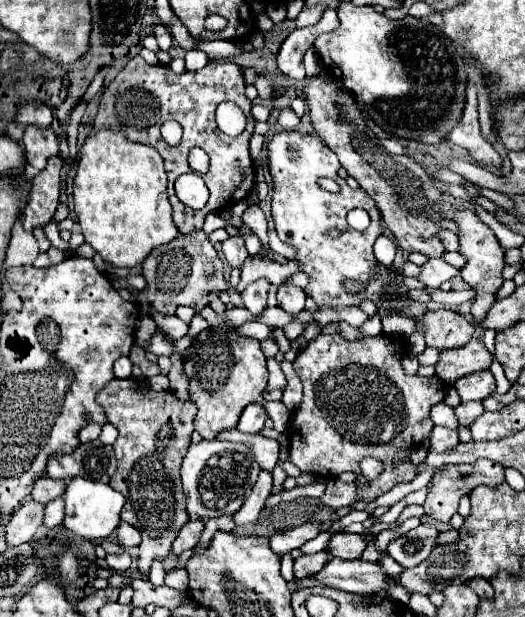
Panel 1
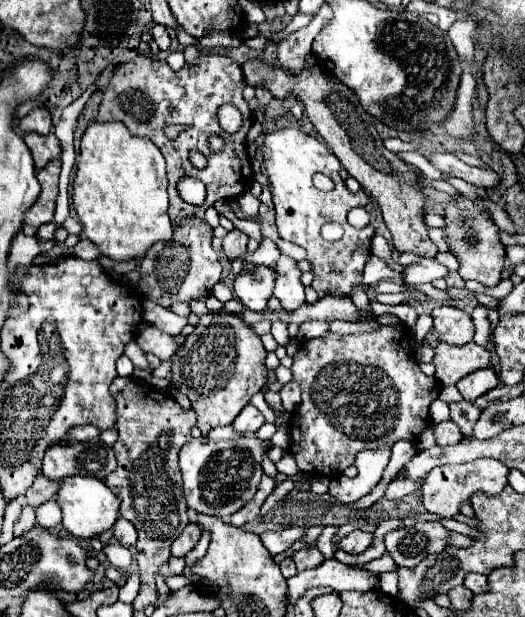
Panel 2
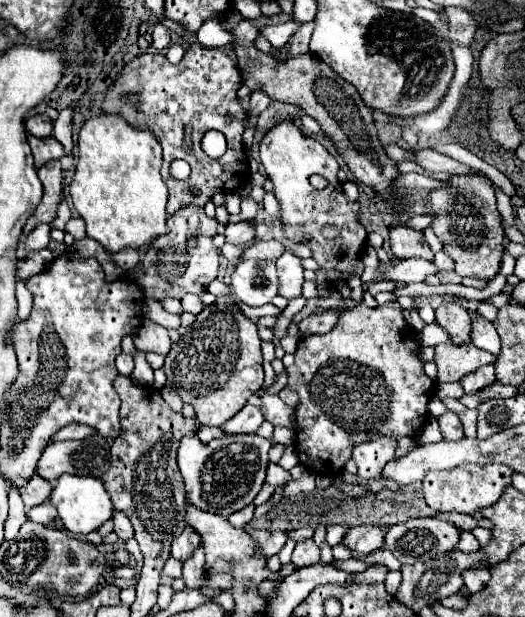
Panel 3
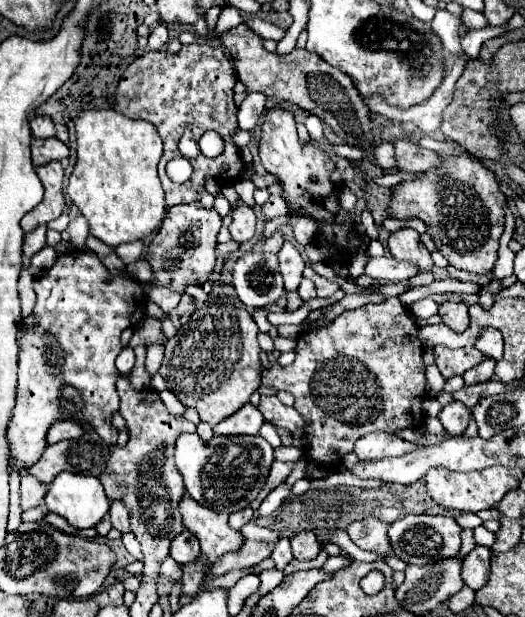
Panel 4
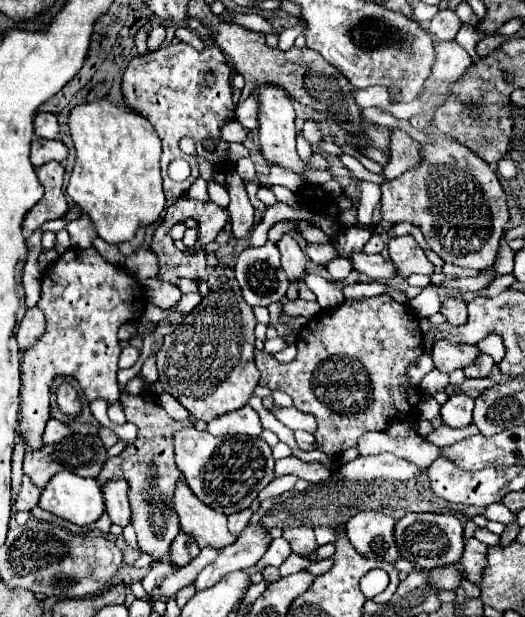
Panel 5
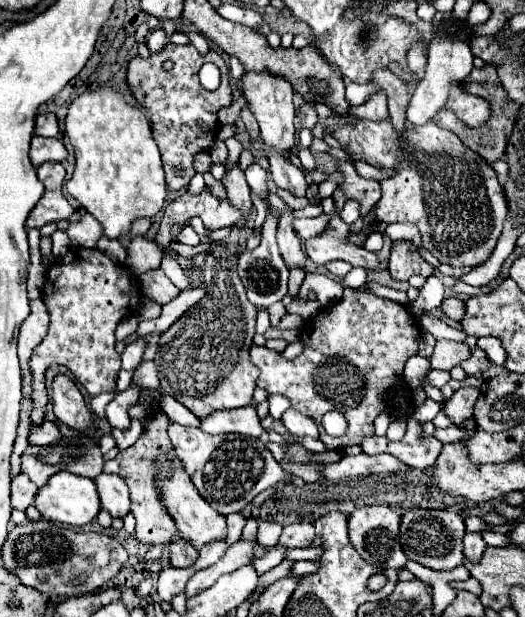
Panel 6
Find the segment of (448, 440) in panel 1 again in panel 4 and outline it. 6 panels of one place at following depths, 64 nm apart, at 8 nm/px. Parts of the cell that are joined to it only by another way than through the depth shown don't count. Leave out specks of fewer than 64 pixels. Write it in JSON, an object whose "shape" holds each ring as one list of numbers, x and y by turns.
{"shape":[[452,402,452,404,444,406,444,410,440,412,438,418,450,436,462,436,462,432,466,430,466,424,470,420,470,414,472,414,470,408,464,408,464,404,460,404,460,402]]}

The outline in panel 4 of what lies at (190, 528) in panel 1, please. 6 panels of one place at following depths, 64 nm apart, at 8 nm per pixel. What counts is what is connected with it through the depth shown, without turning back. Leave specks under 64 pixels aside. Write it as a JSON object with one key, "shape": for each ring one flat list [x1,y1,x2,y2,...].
{"shape":[[184,530,180,536,176,536,170,546,170,556,178,564,188,564,196,560,200,556,200,546,198,546,196,536,190,530]]}

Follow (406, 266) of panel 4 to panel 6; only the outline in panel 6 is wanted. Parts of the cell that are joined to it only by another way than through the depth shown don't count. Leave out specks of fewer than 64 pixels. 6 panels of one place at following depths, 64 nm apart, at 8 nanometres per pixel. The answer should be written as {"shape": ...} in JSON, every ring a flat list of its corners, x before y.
{"shape":[[340,218,330,220,330,226,332,230,326,230,322,236,306,240,306,254,312,262,326,264,332,260,346,260,364,270,380,270,380,260,376,254,346,242,348,226]]}

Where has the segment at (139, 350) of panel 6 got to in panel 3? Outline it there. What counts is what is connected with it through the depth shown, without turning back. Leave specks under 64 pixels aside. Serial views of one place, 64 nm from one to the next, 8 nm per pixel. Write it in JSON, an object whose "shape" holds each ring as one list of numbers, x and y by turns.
{"shape":[[120,354,120,356,116,358,116,368,118,368,118,372,120,372,122,376,130,376,132,370,134,370,134,358,128,356,128,354]]}

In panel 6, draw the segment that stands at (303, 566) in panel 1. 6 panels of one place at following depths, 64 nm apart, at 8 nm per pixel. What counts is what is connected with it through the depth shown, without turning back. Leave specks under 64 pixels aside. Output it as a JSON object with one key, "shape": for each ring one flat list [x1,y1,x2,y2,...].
{"shape":[[296,522,296,524,286,524,284,532,278,540,278,544,286,548,310,548,316,538,314,526,310,522]]}

